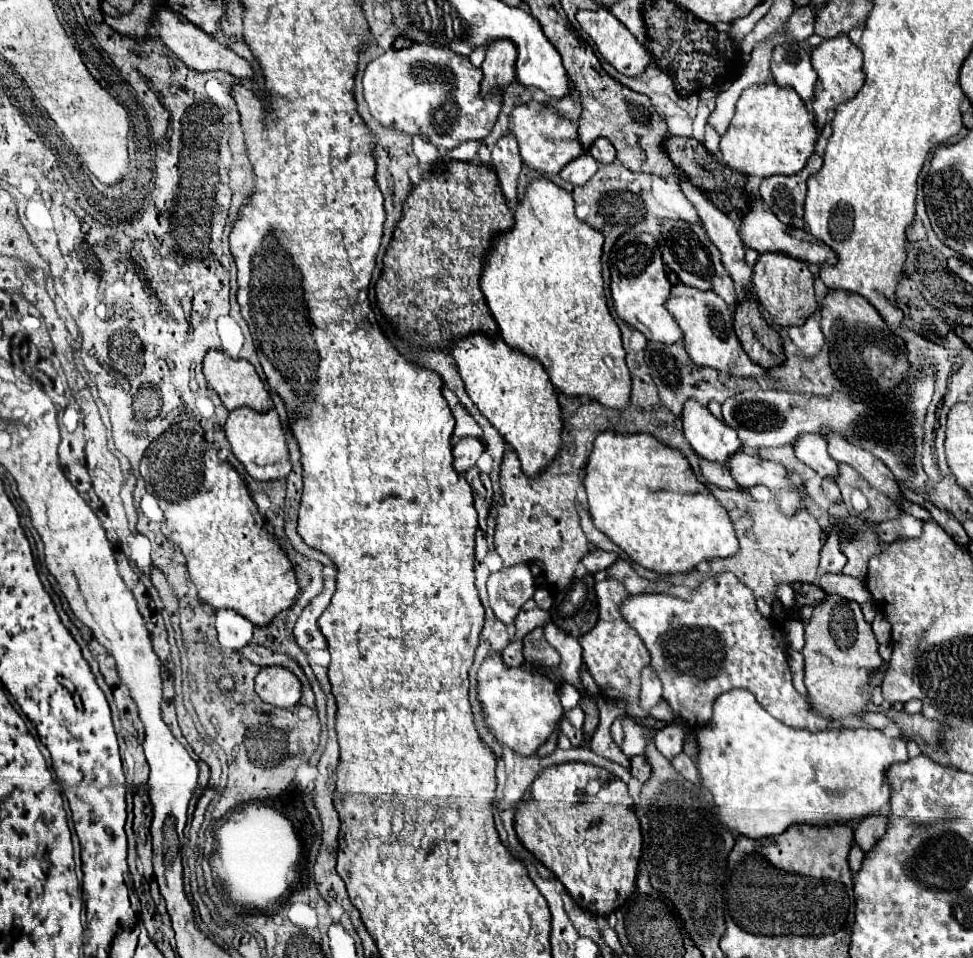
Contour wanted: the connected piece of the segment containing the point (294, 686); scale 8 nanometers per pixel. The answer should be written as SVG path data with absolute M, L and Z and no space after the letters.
M263 667L255 677L255 691L257 695L275 707L289 709L295 707L301 699L301 681L285 667Z

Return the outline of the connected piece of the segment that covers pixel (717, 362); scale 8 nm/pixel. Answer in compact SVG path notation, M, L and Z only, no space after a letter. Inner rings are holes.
M679 283L671 289L671 295L667 299L667 309L675 317L677 325L683 329L685 349L697 365L707 365L735 377L763 379L765 371L757 363L753 363L749 355L743 351L733 331L733 313L729 311L727 303L719 295L715 295L713 291L701 291L701 289Z

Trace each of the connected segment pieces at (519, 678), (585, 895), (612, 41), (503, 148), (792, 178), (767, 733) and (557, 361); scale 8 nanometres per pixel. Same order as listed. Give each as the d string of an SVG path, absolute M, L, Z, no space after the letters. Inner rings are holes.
M489 655L489 659L485 659L477 673L477 687L491 733L499 743L509 745L519 755L535 755L539 745L547 741L563 719L557 685L537 669L525 671L521 667L507 667L501 655Z
M559 763L543 769L523 799L515 805L515 831L519 841L557 875L581 909L595 915L607 915L621 907L635 891L637 865L641 857L641 831L639 819L631 809L633 799L627 793L627 785L613 773L589 763ZM591 779L601 783L597 795L585 793L585 785Z
M605 7L597 9L597 11L579 11L577 13L577 21L581 25L581 29L591 37L591 41L597 45L599 53L603 59L607 59L619 73L623 75L629 75L629 77L635 77L635 75L641 75L649 61L651 61L651 55L649 51L637 43L635 35L627 29L627 27L621 27L621 21Z
M509 131L497 141L493 149L493 165L497 171L497 177L501 181L501 189L509 201L509 205L517 203L517 177L521 173L521 157L519 157L519 147L517 139L509 135Z
M813 153L809 157L809 163L797 175L771 175L769 179L763 179L759 187L759 195L767 205L767 209L771 209L783 223L803 229L807 179L817 169L821 169L821 165L823 165L823 157L819 153Z
M733 689L723 693L713 705L711 721L695 731L699 741L697 769L703 787L713 793L713 813L733 833L761 839L785 831L793 823L833 825L847 823L879 813L889 803L887 769L893 763L907 761L905 739L887 737L879 729L829 729L809 733L805 729L789 727L769 715L747 689Z
M535 177L515 207L515 223L509 231L493 237L481 271L481 291L487 299L503 339L523 353L539 359L557 391L573 397L587 395L611 409L629 405L631 377L625 365L621 331L607 309L603 295L601 253L605 237L577 219L573 197L545 177Z

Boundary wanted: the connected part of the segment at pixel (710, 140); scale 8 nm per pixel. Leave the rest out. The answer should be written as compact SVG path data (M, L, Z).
M709 123L705 125L705 147L709 151L713 151L717 161L721 161L719 159L719 135L717 135L717 131L713 131L713 127L709 127Z

